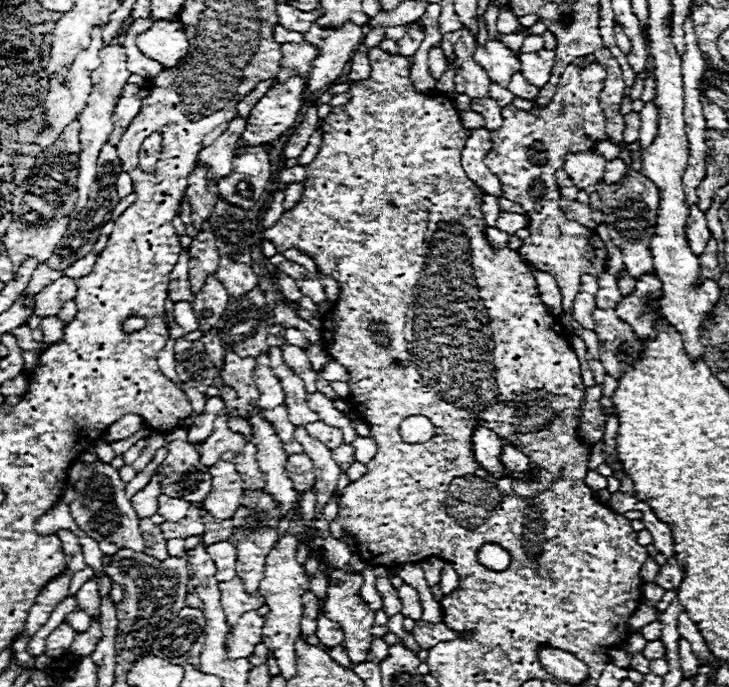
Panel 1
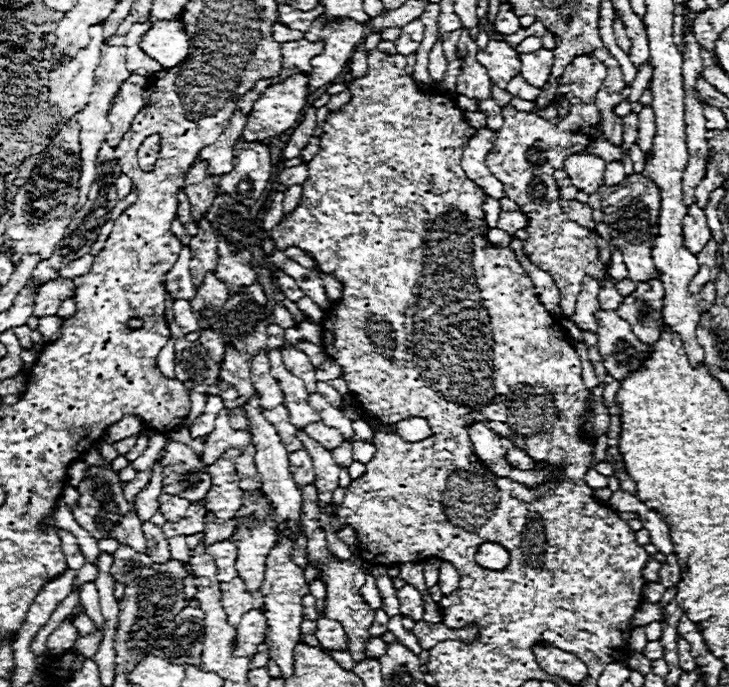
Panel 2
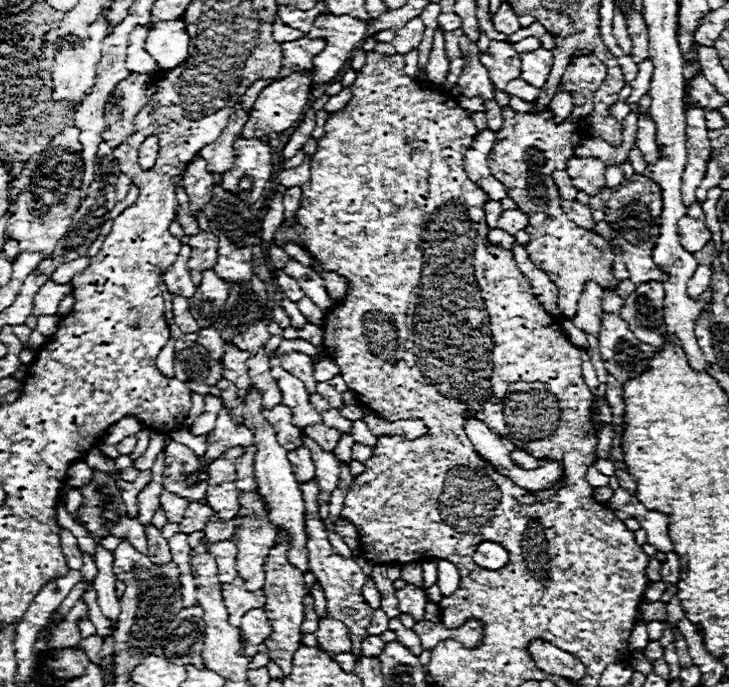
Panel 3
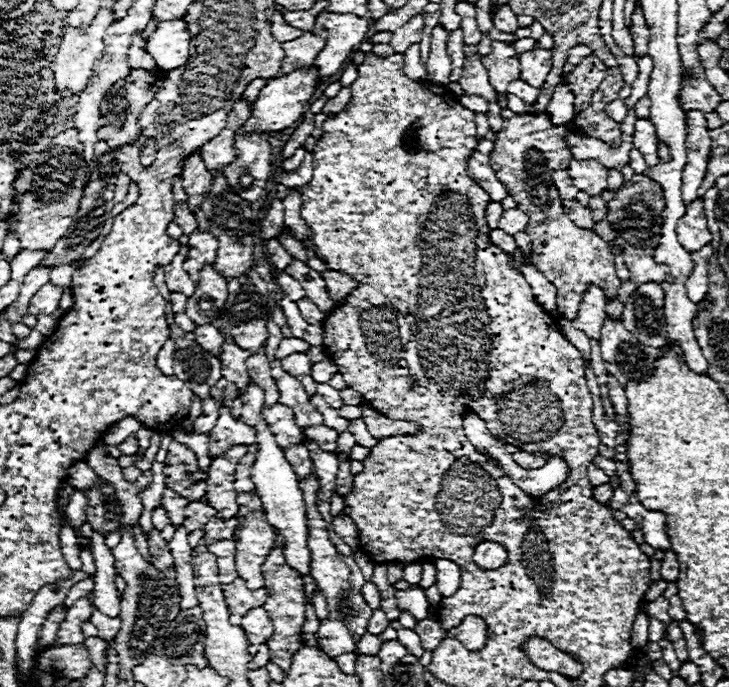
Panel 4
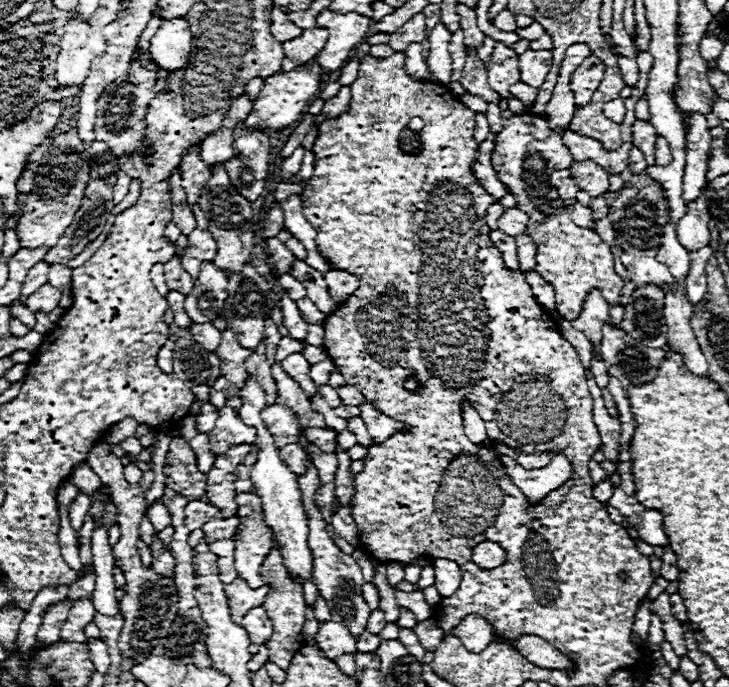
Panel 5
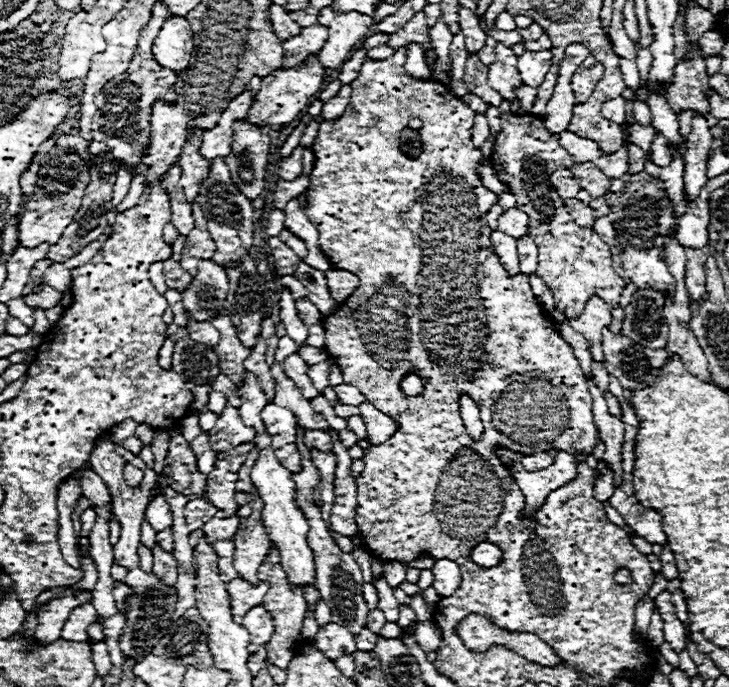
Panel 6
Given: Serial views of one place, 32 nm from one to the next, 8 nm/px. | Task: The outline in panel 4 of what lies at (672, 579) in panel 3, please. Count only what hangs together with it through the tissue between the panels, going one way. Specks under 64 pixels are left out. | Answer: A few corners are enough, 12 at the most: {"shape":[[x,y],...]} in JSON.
{"shape":[[672,550],[664,554],[660,574],[674,582],[678,576],[678,560]]}

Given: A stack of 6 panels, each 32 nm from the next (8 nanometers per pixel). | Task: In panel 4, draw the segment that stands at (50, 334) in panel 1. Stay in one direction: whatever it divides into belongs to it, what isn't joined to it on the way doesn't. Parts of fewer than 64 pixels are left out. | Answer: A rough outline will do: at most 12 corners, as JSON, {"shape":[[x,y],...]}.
{"shape":[[38,314],[38,324],[34,330],[38,330],[44,336],[56,330],[58,320]]}

